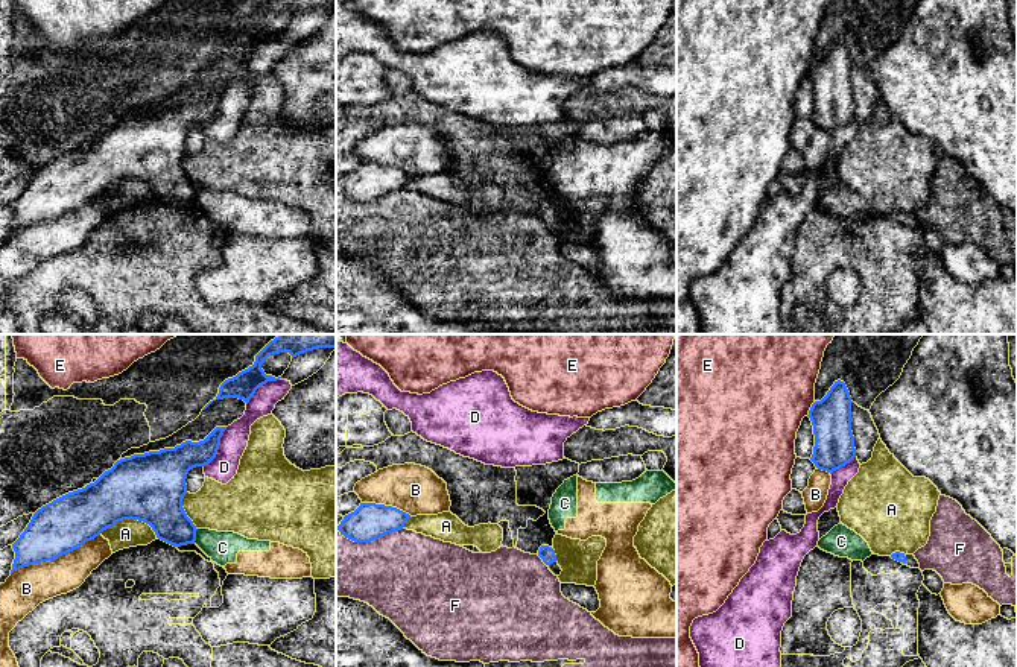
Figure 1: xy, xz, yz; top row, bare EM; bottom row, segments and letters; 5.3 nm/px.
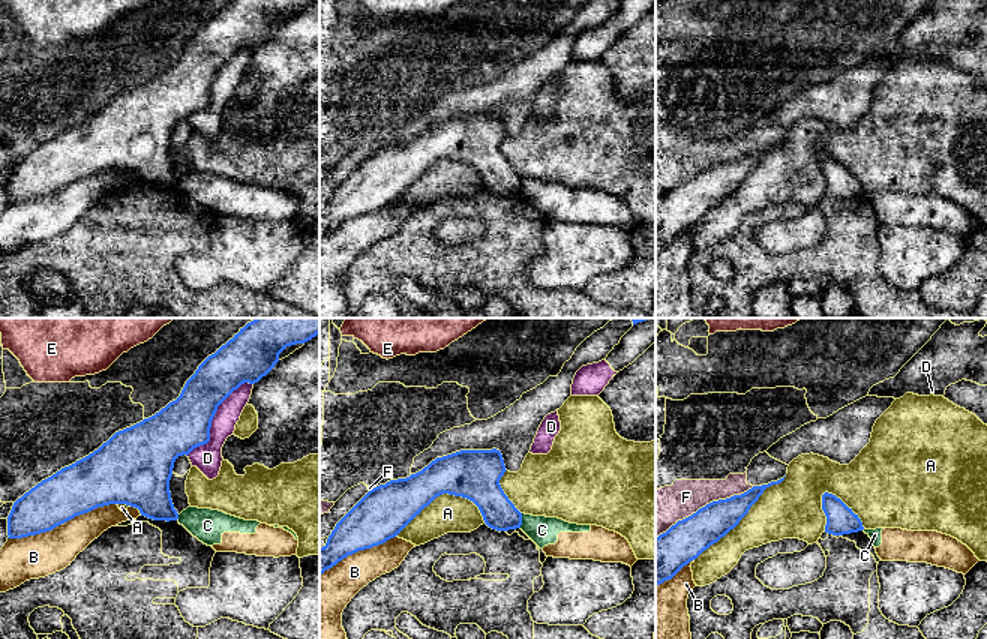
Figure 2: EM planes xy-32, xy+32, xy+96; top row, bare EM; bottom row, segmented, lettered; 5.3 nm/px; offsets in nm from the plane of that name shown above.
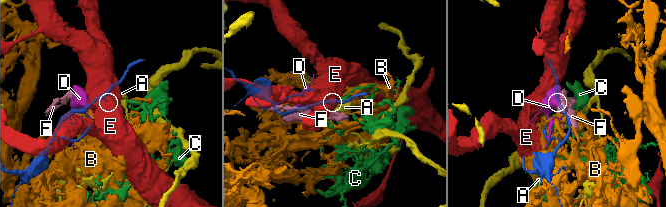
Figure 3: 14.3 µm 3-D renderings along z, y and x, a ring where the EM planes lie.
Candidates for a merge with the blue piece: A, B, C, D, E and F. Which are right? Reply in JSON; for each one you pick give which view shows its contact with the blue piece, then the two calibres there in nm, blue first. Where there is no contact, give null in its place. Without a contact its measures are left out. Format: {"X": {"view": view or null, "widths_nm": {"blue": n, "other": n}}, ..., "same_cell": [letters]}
{"same_cell": []}

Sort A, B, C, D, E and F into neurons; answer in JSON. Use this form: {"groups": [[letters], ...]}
{"groups": [["A"], ["B", "C"], ["D"], ["E"], ["F"]]}

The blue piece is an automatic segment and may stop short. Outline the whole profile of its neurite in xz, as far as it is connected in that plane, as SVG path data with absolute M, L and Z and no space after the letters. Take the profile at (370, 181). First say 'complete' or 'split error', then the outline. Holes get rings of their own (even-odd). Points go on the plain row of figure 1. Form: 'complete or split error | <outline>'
complete | M360 163L360 166L344 176L336 188L354 202L371 202L395 190L401 190L409 173L385 164Z

